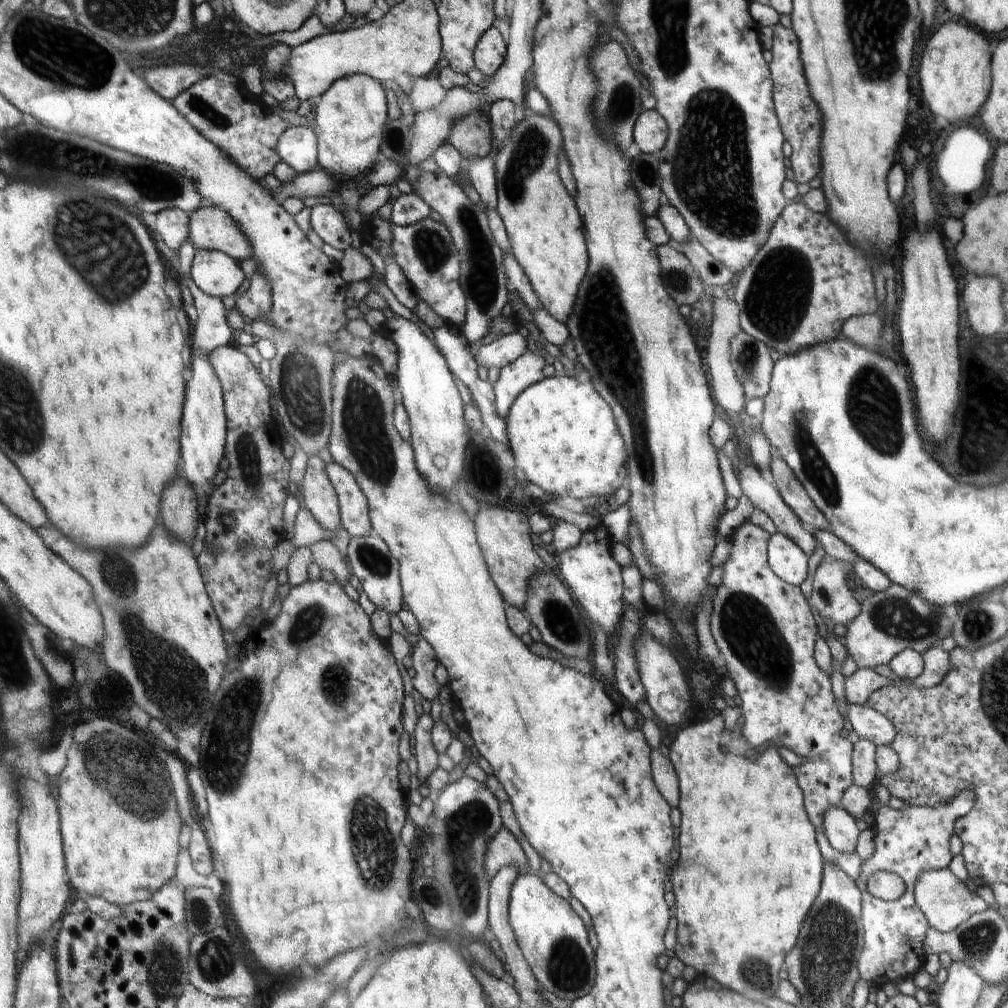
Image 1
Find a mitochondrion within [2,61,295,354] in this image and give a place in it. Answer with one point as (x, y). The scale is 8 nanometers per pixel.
(104, 249)

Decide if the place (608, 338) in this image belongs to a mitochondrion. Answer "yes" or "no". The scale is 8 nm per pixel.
yes

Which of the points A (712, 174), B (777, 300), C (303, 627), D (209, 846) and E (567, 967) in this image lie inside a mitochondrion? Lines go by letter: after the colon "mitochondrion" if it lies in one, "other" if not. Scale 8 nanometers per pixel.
A: mitochondrion
B: mitochondrion
C: mitochondrion
D: other
E: mitochondrion

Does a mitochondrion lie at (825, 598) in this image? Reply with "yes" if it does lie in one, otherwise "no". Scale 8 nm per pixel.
yes

